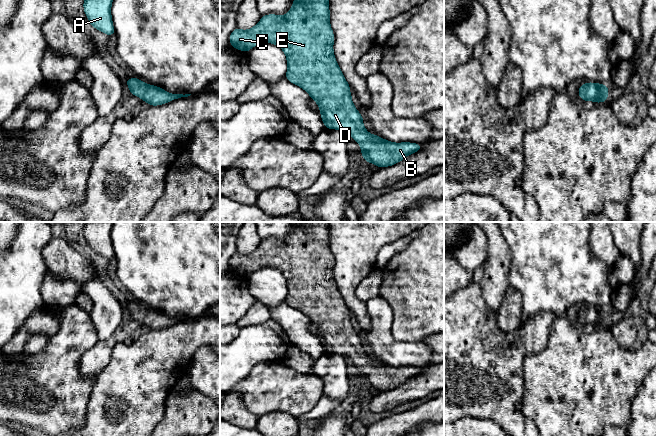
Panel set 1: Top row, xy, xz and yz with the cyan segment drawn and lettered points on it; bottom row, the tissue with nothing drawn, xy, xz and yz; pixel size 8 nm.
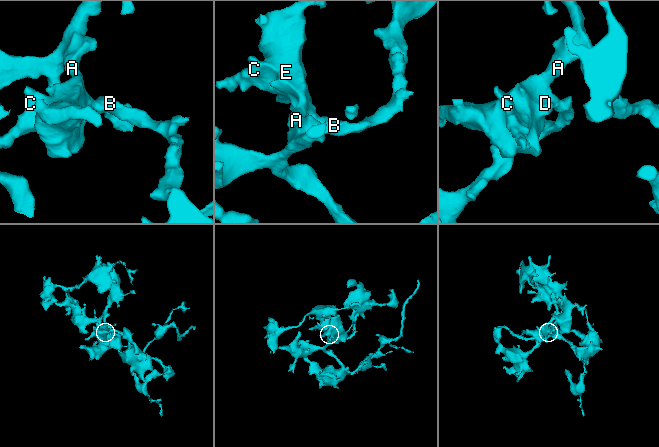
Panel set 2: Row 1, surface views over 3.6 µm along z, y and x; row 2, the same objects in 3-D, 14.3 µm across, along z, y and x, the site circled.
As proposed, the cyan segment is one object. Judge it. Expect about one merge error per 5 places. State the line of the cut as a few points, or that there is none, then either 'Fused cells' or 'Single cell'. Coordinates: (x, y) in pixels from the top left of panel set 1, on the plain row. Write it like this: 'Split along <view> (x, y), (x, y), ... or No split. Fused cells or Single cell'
No split. Single cell

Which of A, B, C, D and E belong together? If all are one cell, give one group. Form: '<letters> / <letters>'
A B C D E

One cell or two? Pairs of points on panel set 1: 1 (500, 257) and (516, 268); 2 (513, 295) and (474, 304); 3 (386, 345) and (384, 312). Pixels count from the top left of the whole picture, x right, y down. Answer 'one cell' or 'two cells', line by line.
1: two cells
2: two cells
3: one cell

